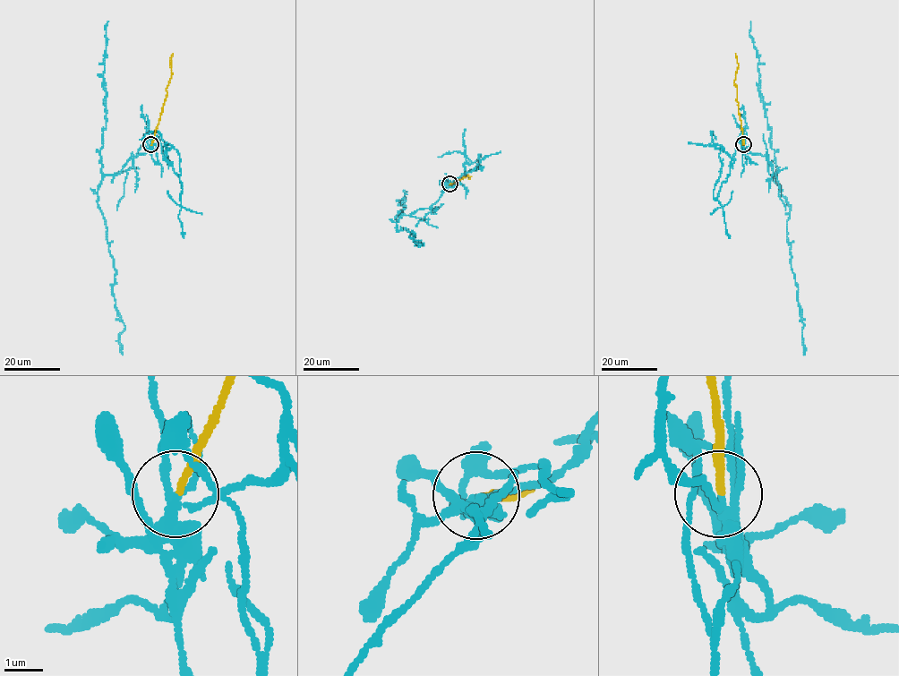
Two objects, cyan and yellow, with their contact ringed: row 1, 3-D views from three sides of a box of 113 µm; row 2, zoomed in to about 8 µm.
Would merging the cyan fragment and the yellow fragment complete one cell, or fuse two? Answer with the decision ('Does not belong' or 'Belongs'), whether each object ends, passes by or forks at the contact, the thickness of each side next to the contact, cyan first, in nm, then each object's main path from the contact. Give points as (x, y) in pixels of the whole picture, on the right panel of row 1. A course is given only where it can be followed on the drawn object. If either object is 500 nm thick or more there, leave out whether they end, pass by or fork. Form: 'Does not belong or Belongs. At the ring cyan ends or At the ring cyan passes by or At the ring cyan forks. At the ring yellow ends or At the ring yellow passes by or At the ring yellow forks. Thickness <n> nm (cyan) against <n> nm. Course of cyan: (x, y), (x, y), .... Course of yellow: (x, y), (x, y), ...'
Does not belong. At the ring cyan forks. At the ring yellow ends. Thickness 200 nm (cyan) against 190 nm. Course of cyan: (742, 144), (747, 152), (766, 157), (768, 172), (774, 175), (789, 206), (787, 242), (798, 287), (804, 355). Course of yellow: (742, 144), (734, 83), (738, 66), (736, 54)

